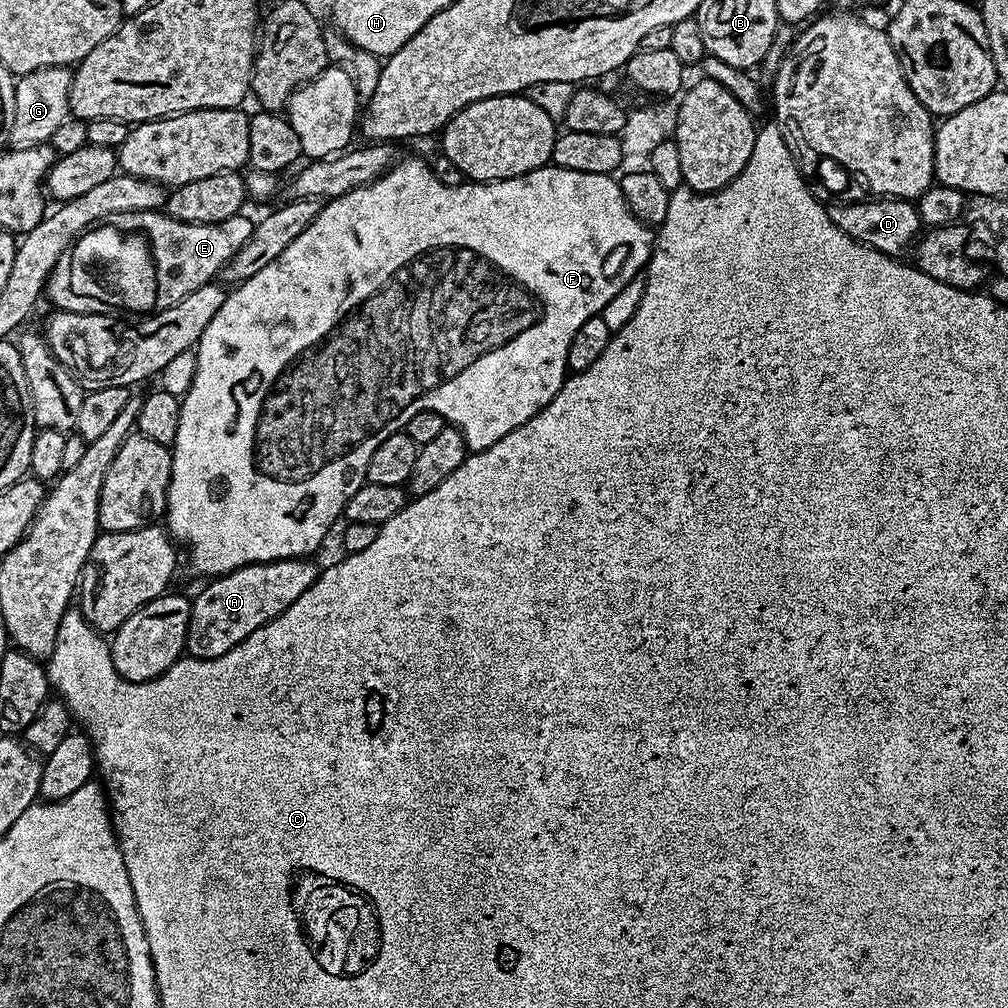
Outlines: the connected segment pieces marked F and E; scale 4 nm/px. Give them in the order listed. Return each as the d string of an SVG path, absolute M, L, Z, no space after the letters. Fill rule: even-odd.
M401 159L400 163L393 166L386 175L380 176L373 184L362 186L358 190L350 190L350 194L342 194L337 200L327 201L323 205L320 213L314 218L306 230L294 238L292 243L282 251L278 257L274 258L268 266L262 267L258 274L254 274L244 283L235 285L234 290L229 291L222 302L221 309L218 310L214 318L211 318L210 324L206 326L205 332L201 334L200 342L196 345L197 368L194 370L192 385L182 396L180 402L180 417L178 418L178 434L171 444L172 455L172 479L168 484L166 519L168 524L166 528L177 541L185 540L189 544L188 552L192 555L192 568L196 572L201 572L205 578L215 578L224 576L228 572L236 571L240 567L254 563L270 563L272 560L284 560L292 557L308 558L313 554L312 551L323 542L328 536L328 531L336 524L336 519L340 516L340 511L355 498L361 495L362 489L366 484L366 473L370 454L390 438L390 434L404 430L407 423L420 411L436 411L442 416L449 425L455 425L464 435L465 442L468 446L469 453L481 452L494 442L506 438L518 426L530 422L540 411L549 404L558 394L558 390L564 384L566 373L569 371L567 364L567 351L570 350L570 344L574 336L580 330L588 319L601 315L603 308L608 302L632 278L643 273L648 267L648 262L652 258L652 246L654 243L654 232L649 225L639 220L631 212L619 183L611 175L603 176L602 174L586 174L578 170L566 170L555 166L545 166L528 172L524 176L515 176L509 180L490 180L487 182L463 182L456 186L443 185L442 182L432 173L431 163L423 164L420 160Z
M246 214L232 216L213 224L186 221L184 242L182 246L174 248L176 254L170 252L170 264L160 264L160 270L156 274L152 270L152 294L156 304L148 304L148 314L174 306L182 302L186 294L192 294L199 287L213 283L231 259L246 246L254 228L255 221L246 217Z

